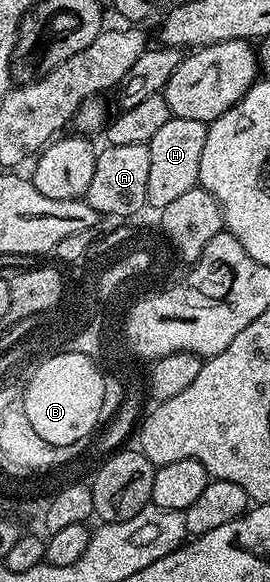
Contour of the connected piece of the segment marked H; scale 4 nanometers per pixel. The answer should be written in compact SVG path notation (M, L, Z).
M169 116L167 123L156 135L151 135L148 146L151 151L151 168L147 174L146 202L160 211L167 203L198 188L199 159L203 159L203 143L207 143L208 124L199 119L183 119Z

